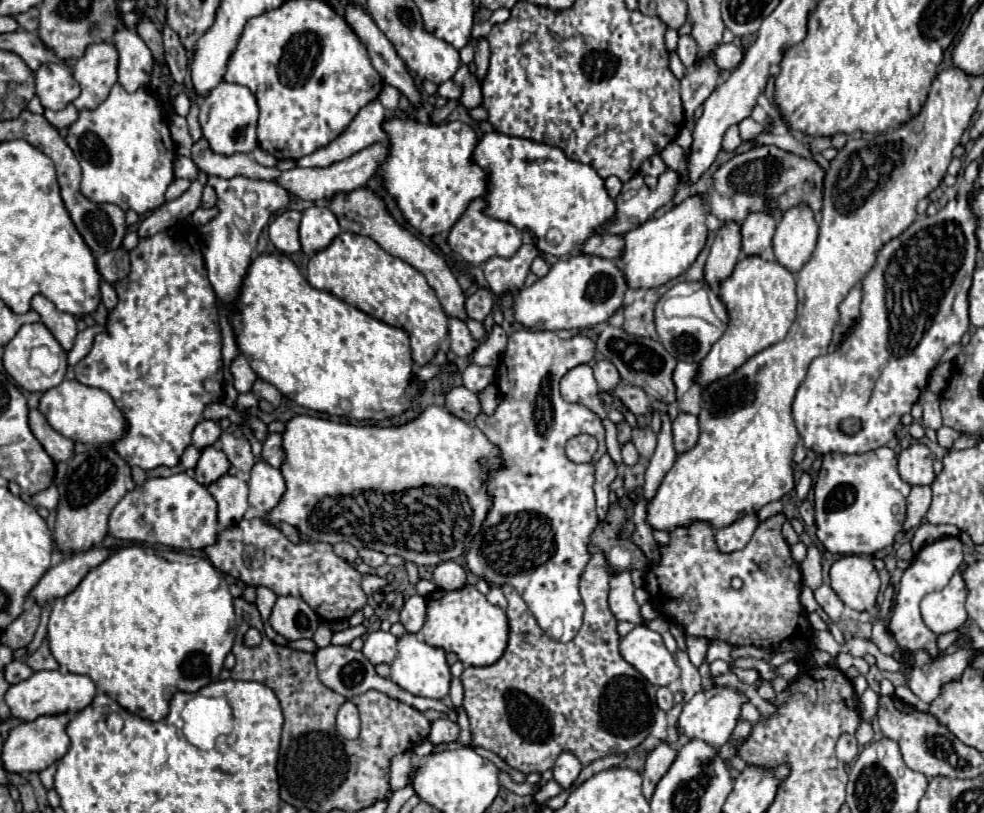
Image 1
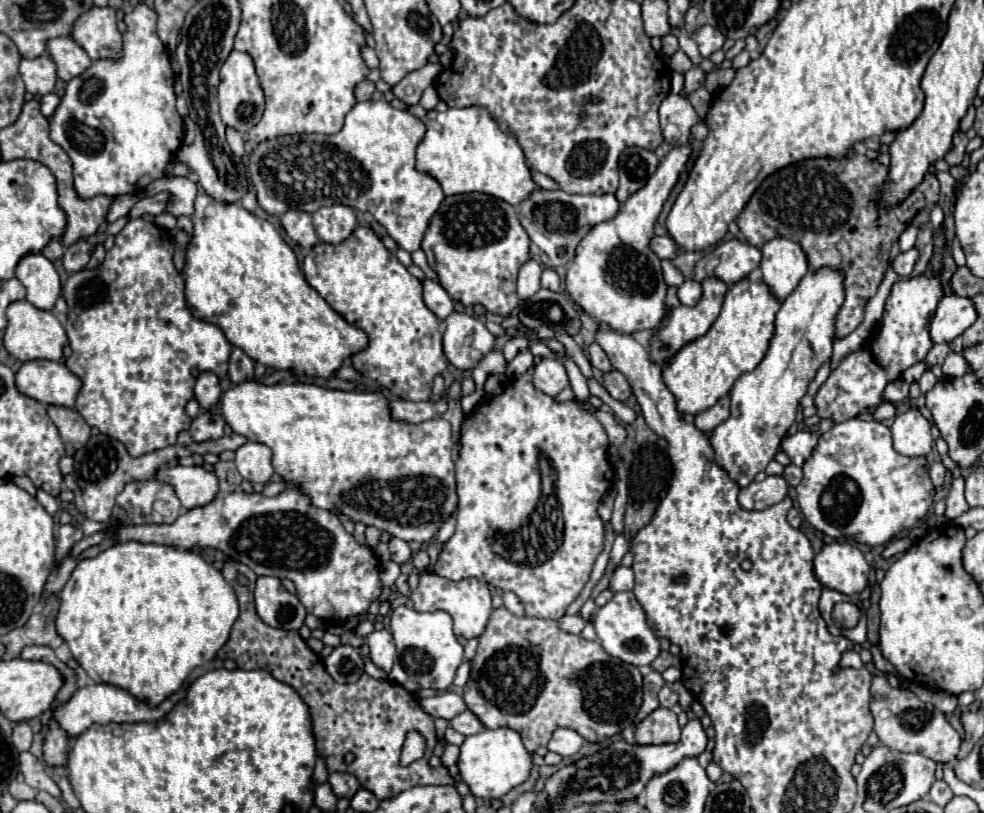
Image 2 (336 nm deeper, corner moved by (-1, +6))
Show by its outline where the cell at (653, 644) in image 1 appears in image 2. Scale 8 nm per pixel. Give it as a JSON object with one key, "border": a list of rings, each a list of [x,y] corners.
{"border":[[[616,592],[608,604],[604,604],[602,608],[596,610],[592,624],[594,624],[596,636],[602,644],[602,648],[610,656],[614,656],[622,662],[628,662],[634,666],[648,666],[660,654],[660,642],[658,642],[654,630],[650,628],[646,612],[642,610],[634,592]]]}

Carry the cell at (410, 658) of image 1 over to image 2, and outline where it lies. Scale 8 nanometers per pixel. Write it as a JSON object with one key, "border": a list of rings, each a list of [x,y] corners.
{"border":[[[398,606],[392,612],[390,632],[396,644],[396,660],[394,668],[388,674],[390,680],[398,682],[410,692],[418,688],[436,688],[446,690],[454,682],[454,674],[464,660],[464,648],[458,642],[456,634],[452,632],[452,618],[450,614],[438,612],[418,612],[408,606]]]}

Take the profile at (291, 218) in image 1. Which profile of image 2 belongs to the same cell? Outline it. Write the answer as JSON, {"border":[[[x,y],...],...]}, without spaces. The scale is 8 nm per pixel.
{"border":[[[288,210],[282,216],[282,226],[284,226],[286,234],[302,248],[312,248],[314,244],[318,244],[318,236],[312,226],[312,216],[308,212]]]}

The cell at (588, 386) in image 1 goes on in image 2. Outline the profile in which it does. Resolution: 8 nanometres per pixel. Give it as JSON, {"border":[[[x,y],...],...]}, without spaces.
{"border":[[[540,360],[534,366],[534,374],[532,374],[532,384],[548,394],[548,396],[556,396],[560,390],[564,390],[568,386],[568,376],[564,366],[558,360]]]}

